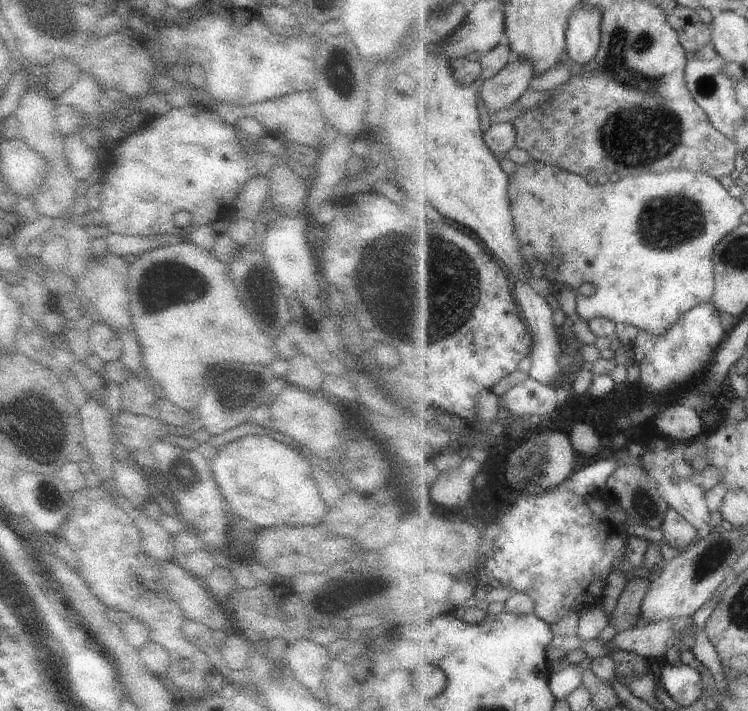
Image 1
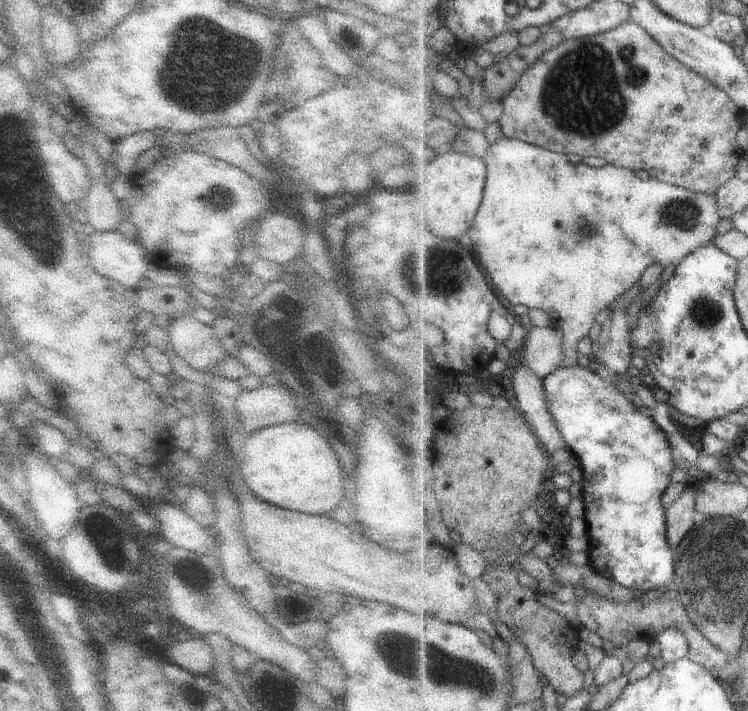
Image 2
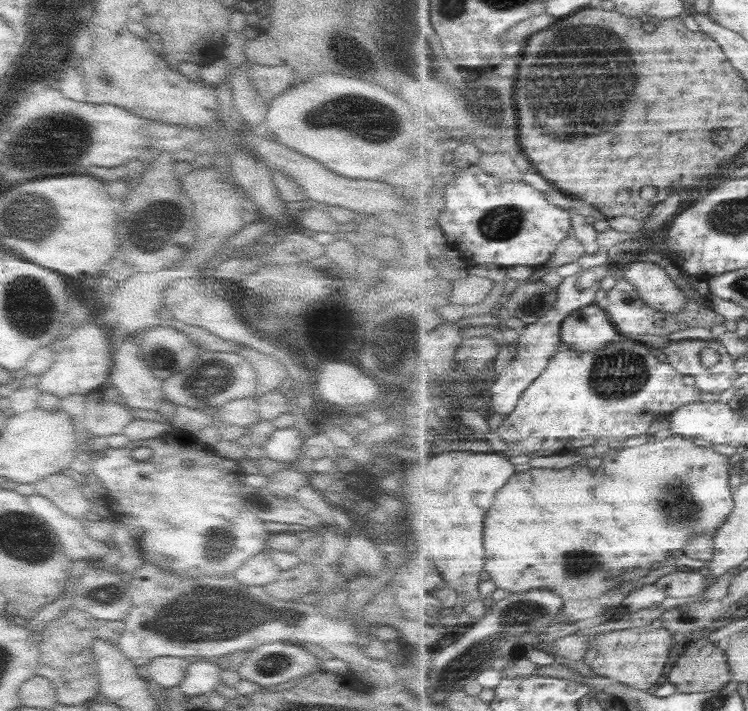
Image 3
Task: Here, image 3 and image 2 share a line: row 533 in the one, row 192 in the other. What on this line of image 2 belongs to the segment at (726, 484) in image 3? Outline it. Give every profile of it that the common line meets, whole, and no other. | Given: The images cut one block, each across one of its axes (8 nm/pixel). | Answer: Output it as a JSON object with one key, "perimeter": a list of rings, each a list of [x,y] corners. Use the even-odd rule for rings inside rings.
{"perimeter":[[[505,136],[501,140],[497,140],[495,144],[491,144],[483,160],[487,162],[487,168],[489,168],[487,188],[485,188],[483,208],[479,208],[479,216],[475,216],[475,226],[471,226],[469,236],[473,238],[475,250],[479,252],[479,258],[481,258],[481,264],[489,272],[493,284],[497,282],[497,286],[505,294],[505,298],[509,298],[513,304],[525,304],[528,308],[543,309],[551,316],[554,323],[565,332],[565,340],[563,340],[565,360],[563,360],[561,367],[577,366],[577,358],[579,358],[577,342],[581,338],[585,338],[591,332],[591,328],[595,328],[597,314],[603,312],[603,310],[608,310],[619,296],[623,296],[627,290],[631,290],[649,266],[661,264],[665,268],[665,274],[667,274],[667,268],[671,268],[671,266],[676,268],[687,256],[691,255],[691,252],[712,244],[719,234],[717,228],[719,228],[721,215],[719,214],[719,203],[715,198],[715,193],[693,192],[688,188],[677,188],[677,186],[671,186],[671,184],[663,184],[661,180],[655,180],[655,178],[641,180],[641,178],[635,176],[635,172],[631,172],[627,168],[617,168],[617,166],[591,168],[591,166],[585,166],[585,164],[569,164],[565,154],[557,154],[550,149]]]}

